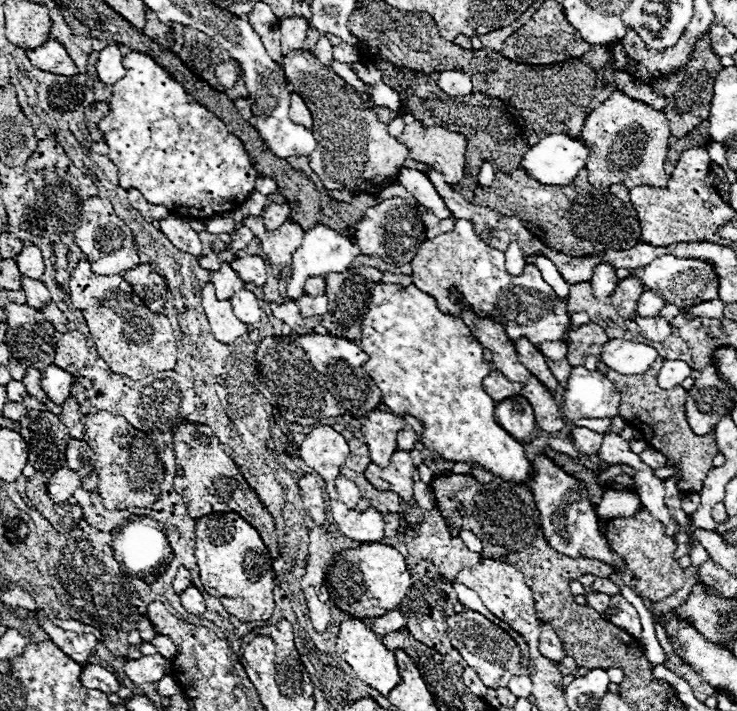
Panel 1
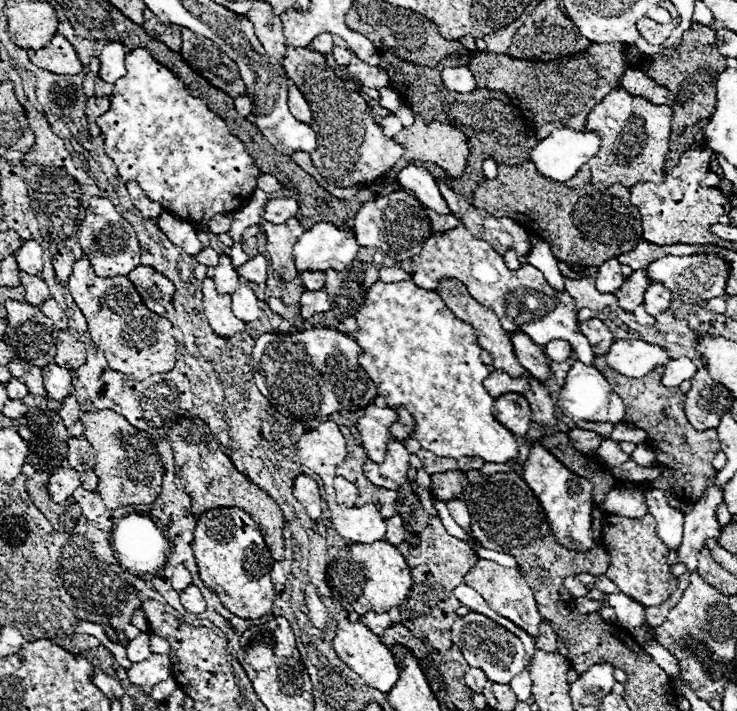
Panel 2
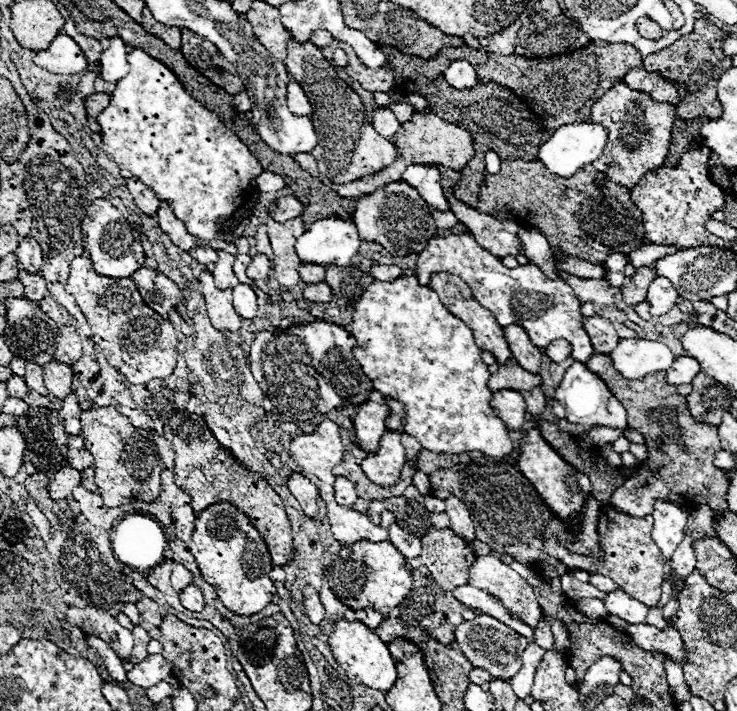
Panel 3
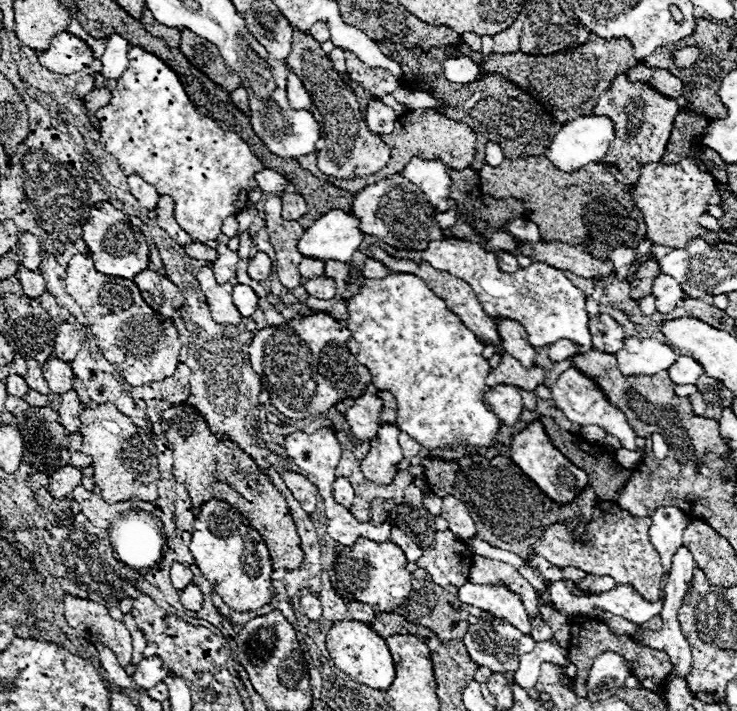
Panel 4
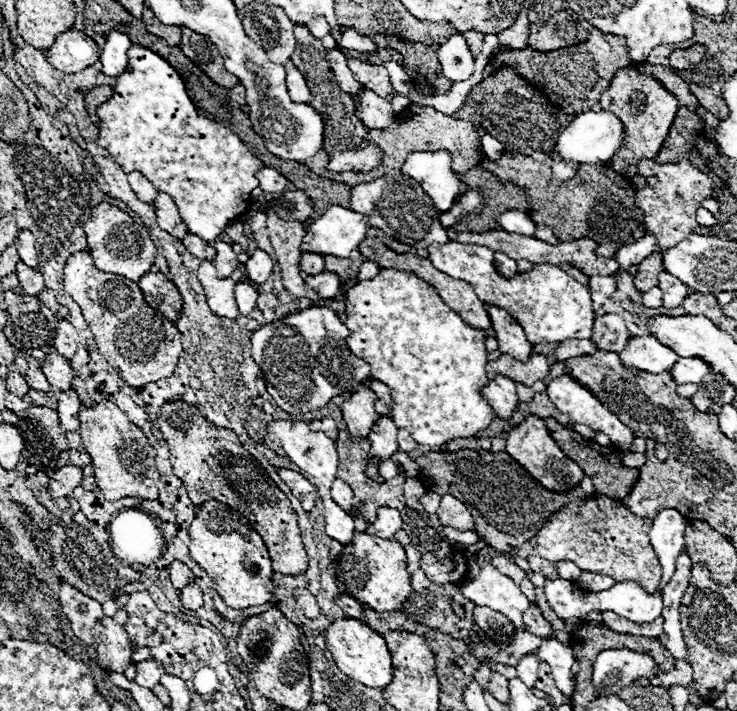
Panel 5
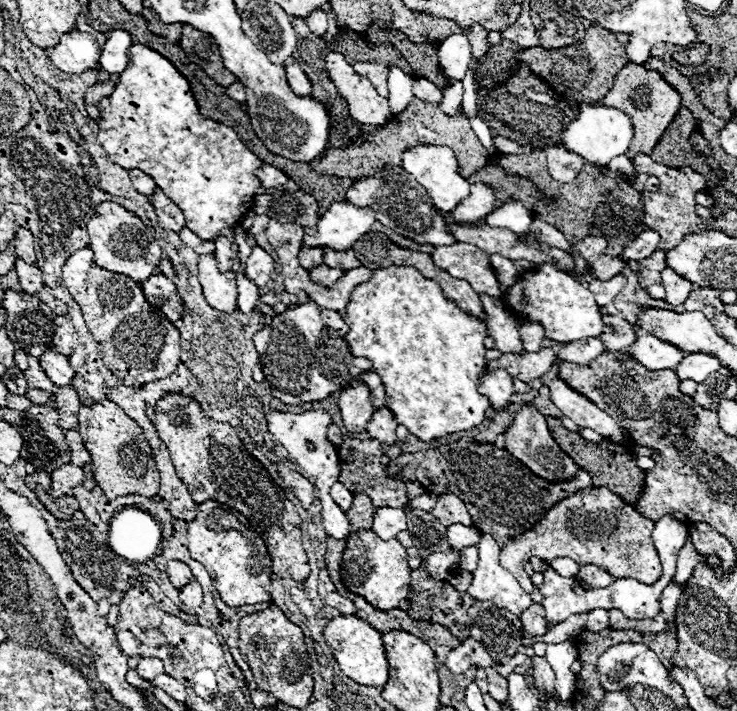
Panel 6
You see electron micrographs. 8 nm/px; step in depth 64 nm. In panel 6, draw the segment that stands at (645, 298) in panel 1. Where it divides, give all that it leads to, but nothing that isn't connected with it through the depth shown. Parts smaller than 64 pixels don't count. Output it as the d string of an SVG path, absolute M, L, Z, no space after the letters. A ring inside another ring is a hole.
M664 268L664 272L660 274L662 278L662 286L666 290L666 302L668 304L684 304L684 300L688 298L688 294L692 292L692 284L688 280L684 280L682 276L676 276L676 272L672 272L670 268Z

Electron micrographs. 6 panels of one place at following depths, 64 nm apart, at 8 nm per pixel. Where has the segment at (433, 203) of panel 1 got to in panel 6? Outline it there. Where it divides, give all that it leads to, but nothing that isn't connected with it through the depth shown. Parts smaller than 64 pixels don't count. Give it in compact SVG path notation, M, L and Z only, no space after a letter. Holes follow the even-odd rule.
M420 144L420 146L404 152L402 168L406 172L410 172L424 186L424 190L430 194L434 206L442 212L450 212L452 208L456 208L456 204L460 204L460 200L466 198L470 192L470 184L466 178L462 178L458 174L456 156L448 146L422 146Z

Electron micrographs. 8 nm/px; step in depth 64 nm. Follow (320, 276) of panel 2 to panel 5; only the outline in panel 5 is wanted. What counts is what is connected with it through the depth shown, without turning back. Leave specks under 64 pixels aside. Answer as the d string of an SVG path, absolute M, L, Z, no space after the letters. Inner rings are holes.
M302 252L300 270L302 270L304 274L308 274L308 276L320 274L320 272L324 272L324 258L322 258L322 256L312 256L310 252Z

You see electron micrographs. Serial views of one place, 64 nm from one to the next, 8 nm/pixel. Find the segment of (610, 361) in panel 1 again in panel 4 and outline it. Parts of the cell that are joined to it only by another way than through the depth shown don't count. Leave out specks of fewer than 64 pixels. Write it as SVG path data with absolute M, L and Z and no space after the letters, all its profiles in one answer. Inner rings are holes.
M626 338L624 346L614 352L616 364L624 376L650 376L668 370L678 354L654 338Z

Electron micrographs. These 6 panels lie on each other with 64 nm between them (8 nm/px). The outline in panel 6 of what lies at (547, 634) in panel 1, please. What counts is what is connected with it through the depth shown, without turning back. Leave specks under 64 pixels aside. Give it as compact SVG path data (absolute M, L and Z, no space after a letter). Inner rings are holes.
M532 604L532 608L524 610L520 616L520 622L528 634L546 634L548 622L544 616L544 608L540 604Z

